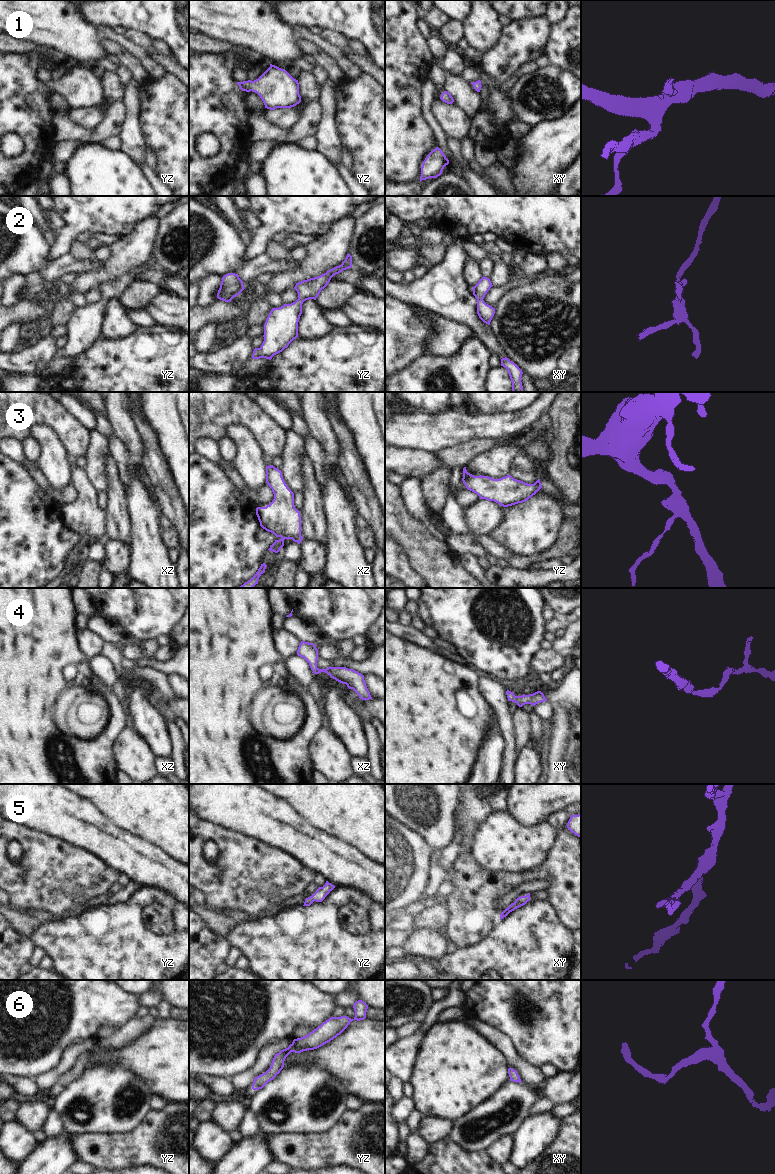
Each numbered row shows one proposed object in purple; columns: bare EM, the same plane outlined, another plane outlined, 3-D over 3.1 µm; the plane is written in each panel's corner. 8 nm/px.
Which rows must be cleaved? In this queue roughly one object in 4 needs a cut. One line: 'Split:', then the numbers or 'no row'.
Split: no row.

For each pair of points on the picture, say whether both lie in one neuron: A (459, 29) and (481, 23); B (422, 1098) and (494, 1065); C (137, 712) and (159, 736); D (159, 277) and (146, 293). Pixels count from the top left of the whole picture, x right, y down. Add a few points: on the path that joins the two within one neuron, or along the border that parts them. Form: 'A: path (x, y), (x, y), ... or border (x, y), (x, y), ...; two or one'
A: border (463, 22), (465, 37); two
B: path (440, 1089), (459, 1070), (476, 1070); one
C: path (143, 718), (153, 730); one
D: border (135, 279), (147, 279), (159, 287); two

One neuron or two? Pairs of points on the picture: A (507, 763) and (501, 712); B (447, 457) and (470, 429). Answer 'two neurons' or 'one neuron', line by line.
A: one neuron
B: two neurons

